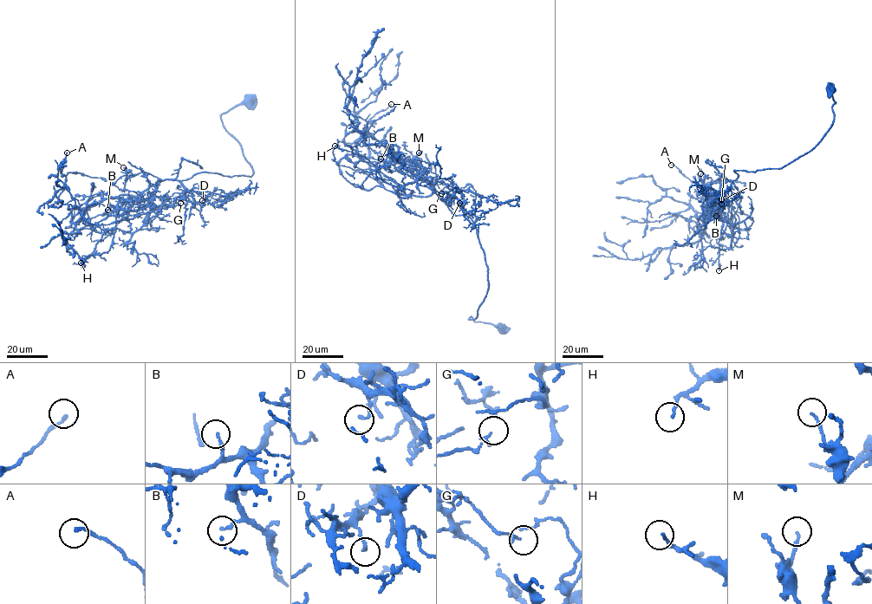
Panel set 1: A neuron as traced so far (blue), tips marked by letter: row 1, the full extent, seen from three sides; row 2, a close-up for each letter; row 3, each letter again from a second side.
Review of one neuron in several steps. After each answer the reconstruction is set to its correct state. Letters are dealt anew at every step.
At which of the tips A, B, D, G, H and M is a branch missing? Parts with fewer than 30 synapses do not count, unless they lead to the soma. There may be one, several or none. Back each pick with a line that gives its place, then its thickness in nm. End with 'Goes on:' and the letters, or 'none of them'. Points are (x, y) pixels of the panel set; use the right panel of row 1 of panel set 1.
Goes on: none of them

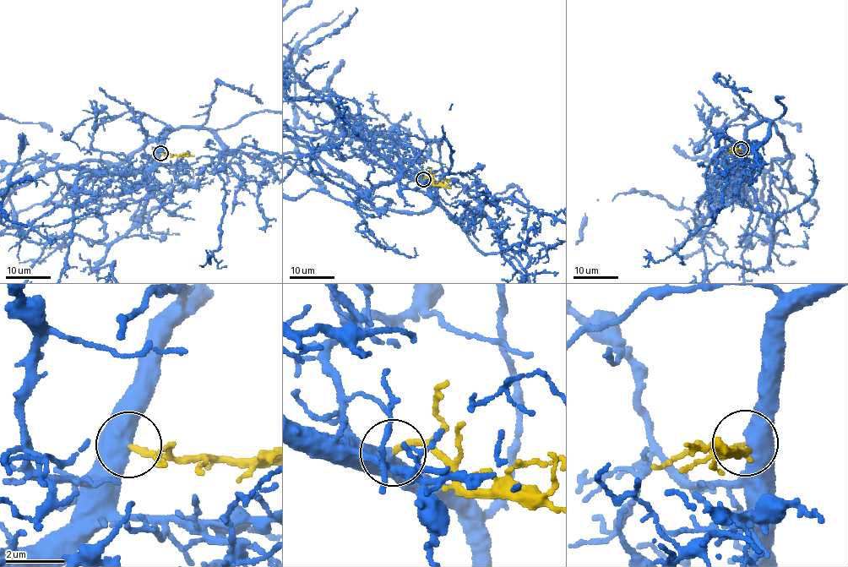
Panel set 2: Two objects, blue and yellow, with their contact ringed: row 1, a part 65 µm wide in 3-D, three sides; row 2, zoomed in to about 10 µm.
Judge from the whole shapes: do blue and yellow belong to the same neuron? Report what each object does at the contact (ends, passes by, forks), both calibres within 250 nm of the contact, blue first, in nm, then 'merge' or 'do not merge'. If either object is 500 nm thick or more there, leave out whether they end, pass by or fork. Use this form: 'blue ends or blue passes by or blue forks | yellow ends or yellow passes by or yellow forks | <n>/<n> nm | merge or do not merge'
650/180 nm | merge

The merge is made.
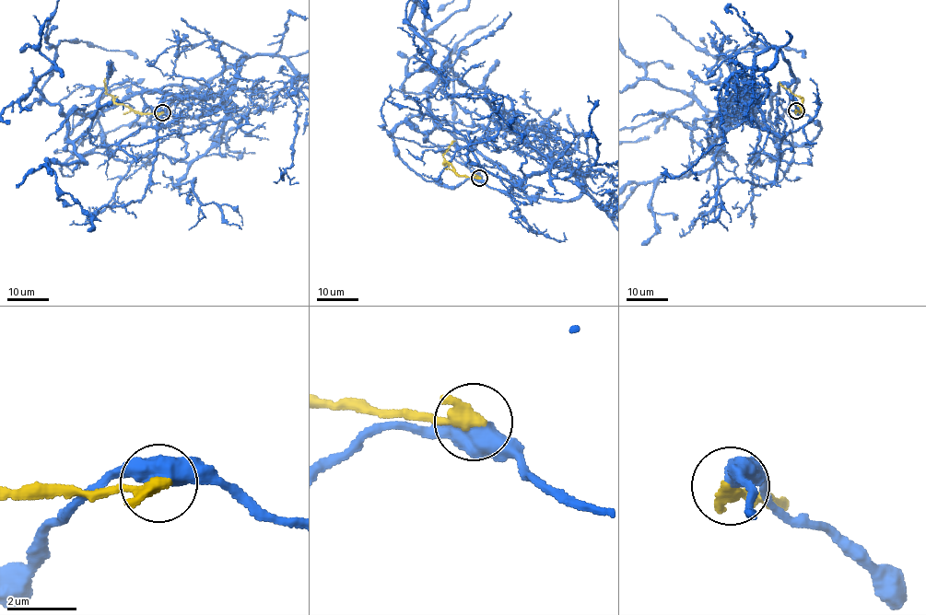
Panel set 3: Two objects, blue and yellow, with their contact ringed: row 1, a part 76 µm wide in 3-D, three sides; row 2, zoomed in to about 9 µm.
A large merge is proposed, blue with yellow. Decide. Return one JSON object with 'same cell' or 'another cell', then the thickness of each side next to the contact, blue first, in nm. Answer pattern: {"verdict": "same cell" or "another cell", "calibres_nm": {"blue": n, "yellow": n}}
{"verdict": "another cell", "calibres_nm": {"blue": 550, "yellow": 440}}

